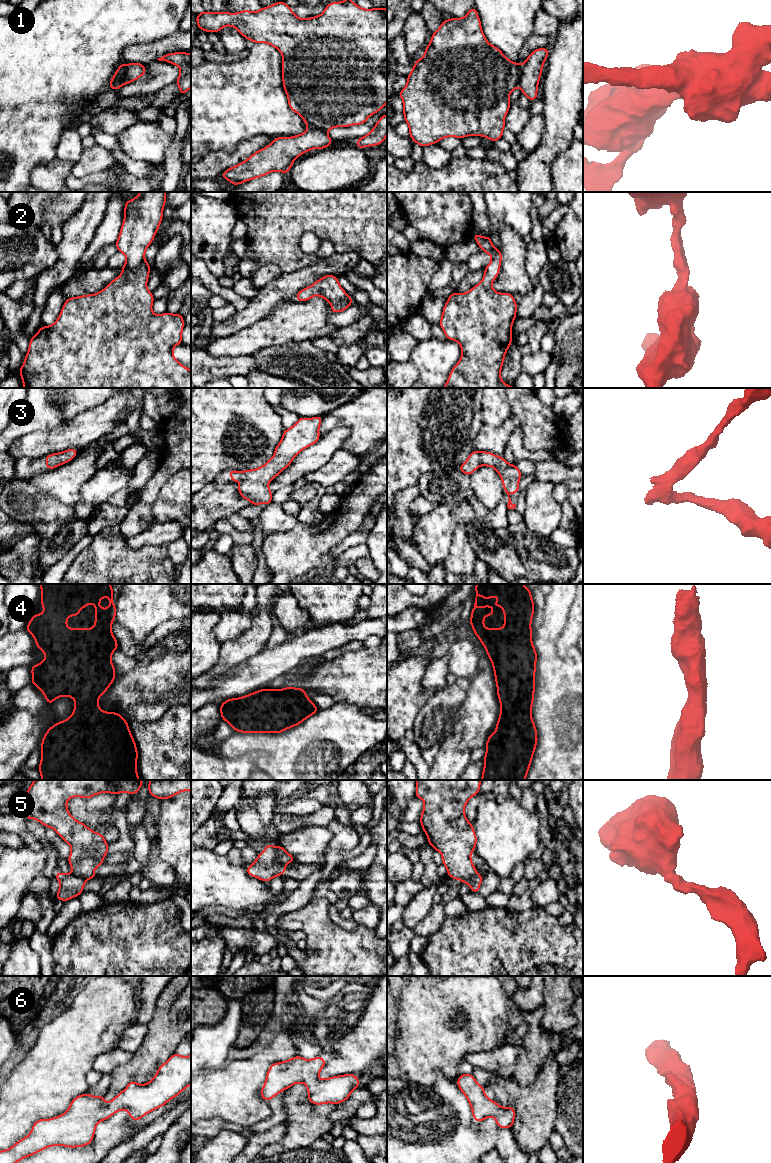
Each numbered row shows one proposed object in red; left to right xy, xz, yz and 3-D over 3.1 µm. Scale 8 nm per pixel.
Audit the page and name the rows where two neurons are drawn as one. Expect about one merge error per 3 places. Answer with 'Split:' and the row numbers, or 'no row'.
Split: 1, 5

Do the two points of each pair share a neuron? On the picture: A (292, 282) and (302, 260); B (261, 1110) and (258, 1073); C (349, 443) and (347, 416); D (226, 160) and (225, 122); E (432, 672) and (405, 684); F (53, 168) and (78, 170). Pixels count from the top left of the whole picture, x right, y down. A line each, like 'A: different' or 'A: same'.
A: different
B: same
C: same
D: different
E: different
F: different

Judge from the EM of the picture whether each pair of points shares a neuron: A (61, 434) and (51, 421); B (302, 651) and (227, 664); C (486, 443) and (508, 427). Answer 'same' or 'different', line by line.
A: different
B: different
C: same

